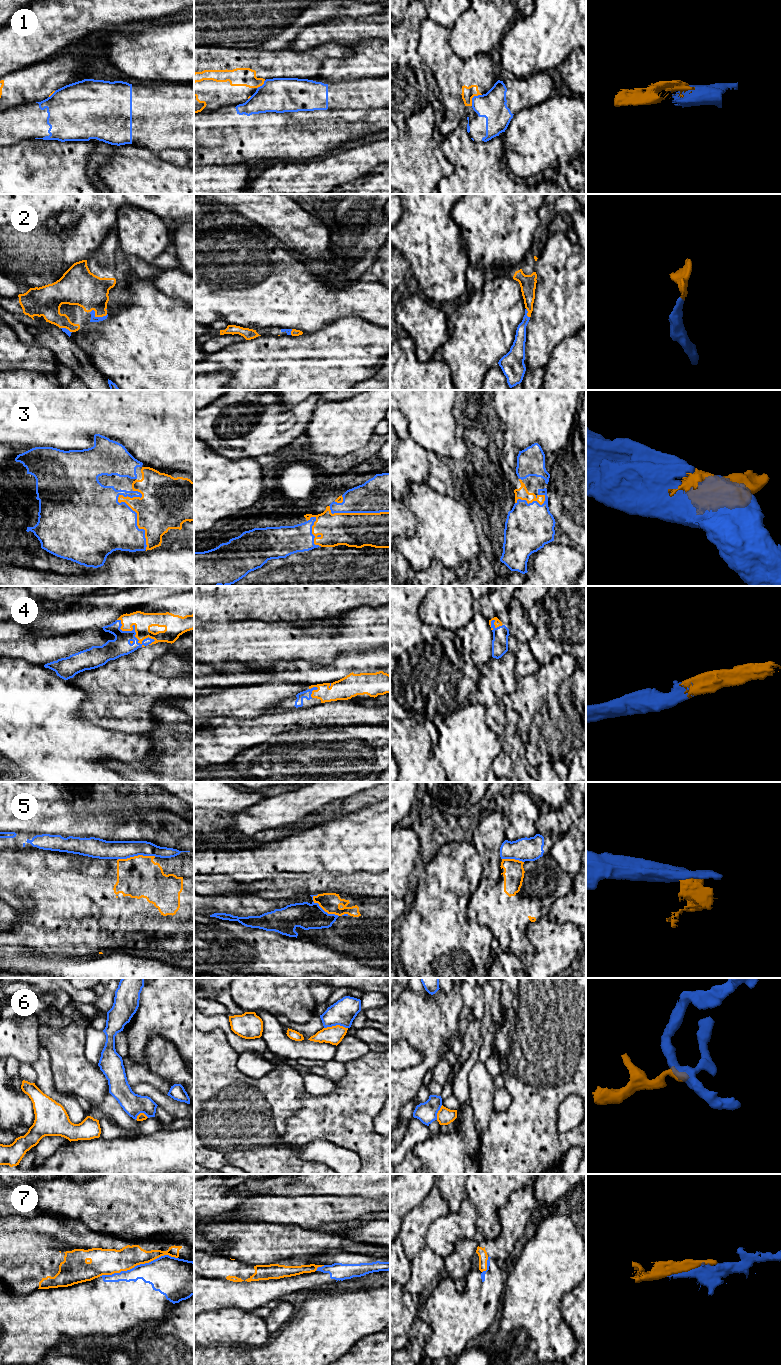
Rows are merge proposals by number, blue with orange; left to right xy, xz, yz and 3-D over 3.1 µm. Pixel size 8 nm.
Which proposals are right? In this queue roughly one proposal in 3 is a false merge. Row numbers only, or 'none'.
2, 3, 4

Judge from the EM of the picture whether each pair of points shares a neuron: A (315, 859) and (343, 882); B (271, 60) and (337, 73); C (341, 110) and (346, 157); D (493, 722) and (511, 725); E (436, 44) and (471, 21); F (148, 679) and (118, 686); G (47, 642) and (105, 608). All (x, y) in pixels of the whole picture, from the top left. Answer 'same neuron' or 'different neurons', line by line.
A: different neurons
B: different neurons
C: different neurons
D: different neurons
E: different neurons
F: same neuron
G: different neurons

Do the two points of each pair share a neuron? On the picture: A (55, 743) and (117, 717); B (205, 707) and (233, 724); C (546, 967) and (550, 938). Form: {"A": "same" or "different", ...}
{"A": "different", "B": "different", "C": "same"}

